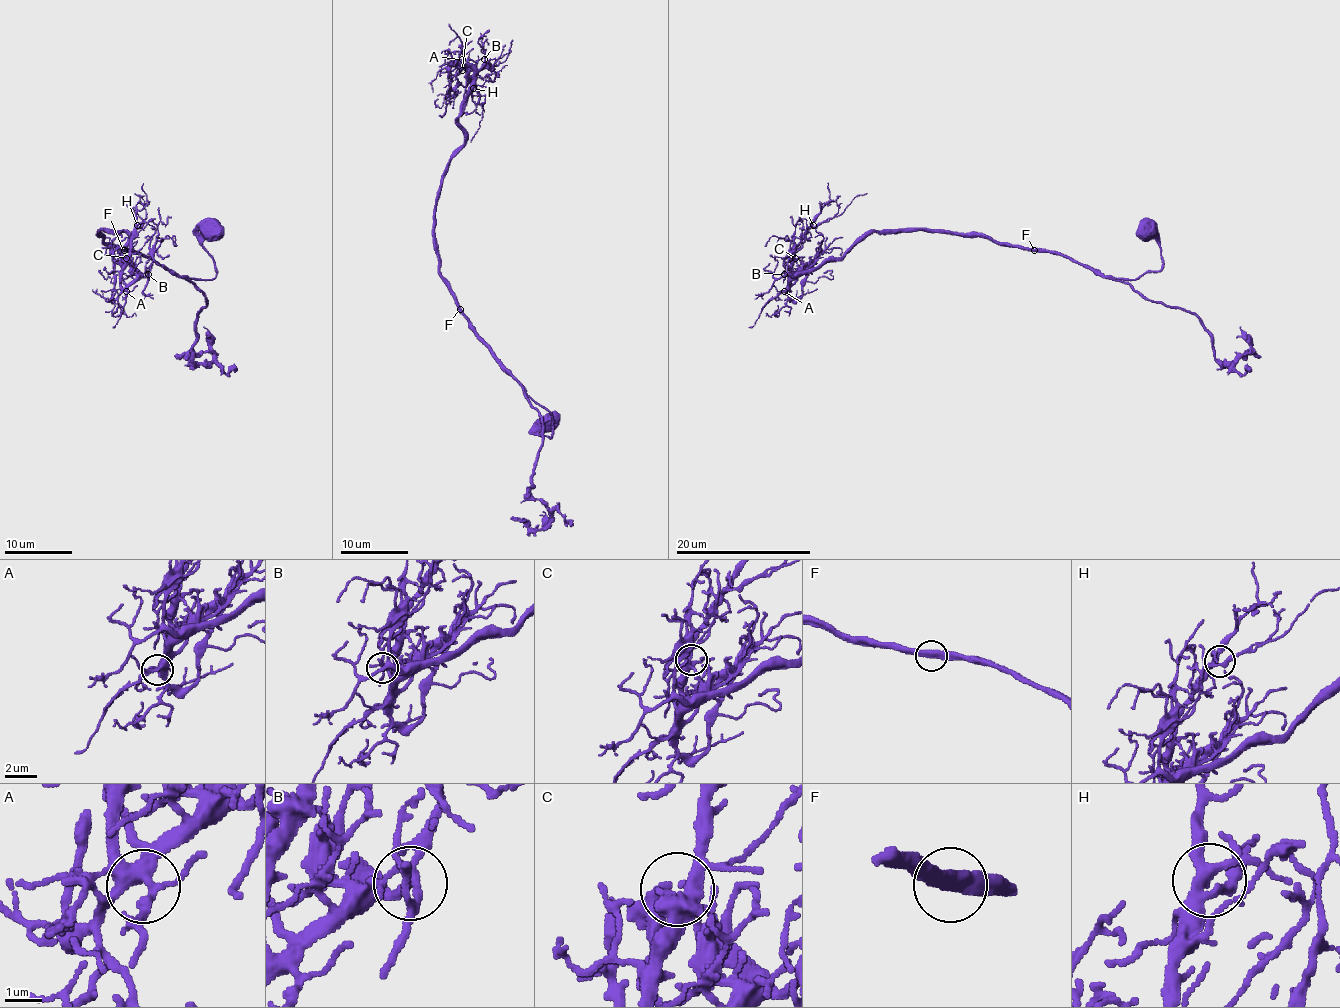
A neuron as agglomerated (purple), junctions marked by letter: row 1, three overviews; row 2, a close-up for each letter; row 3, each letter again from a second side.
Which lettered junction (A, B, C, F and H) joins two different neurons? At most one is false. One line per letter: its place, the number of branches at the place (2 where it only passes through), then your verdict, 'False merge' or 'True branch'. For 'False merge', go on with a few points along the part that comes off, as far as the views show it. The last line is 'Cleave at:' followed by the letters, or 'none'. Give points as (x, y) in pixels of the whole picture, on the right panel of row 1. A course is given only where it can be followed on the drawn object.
A: Place: (784, 291). Branches: 6. True branch
B: Place: (784, 274). Branches: 4. True branch
C: Place: (795, 258). Branches: 4. True branch
F: Place: (1034, 250). Branches: 2. True branch
H: Place: (813, 225). Branches: 4. True branch
Cleave at: none

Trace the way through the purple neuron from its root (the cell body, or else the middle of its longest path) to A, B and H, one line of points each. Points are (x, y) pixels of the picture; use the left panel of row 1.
A: (117, 247), (107, 244), (99, 232), (122, 230), (127, 236), (122, 256), (137, 271), (137, 276), (126, 291)
B: (117, 247), (107, 244), (99, 232), (122, 230), (127, 236), (122, 256), (143, 276), (148, 274)
H: (117, 247), (99, 232), (122, 230), (127, 236), (122, 256), (131, 268), (129, 241), (137, 225)

